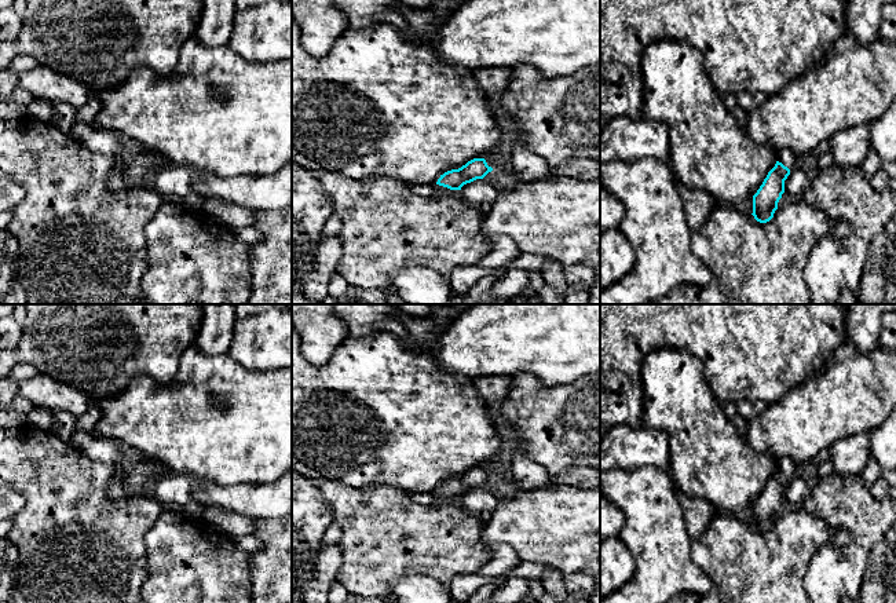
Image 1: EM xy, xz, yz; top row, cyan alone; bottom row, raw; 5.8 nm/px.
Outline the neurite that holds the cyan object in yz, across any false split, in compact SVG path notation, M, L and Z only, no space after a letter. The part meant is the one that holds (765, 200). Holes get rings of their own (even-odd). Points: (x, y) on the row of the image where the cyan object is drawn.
M785 150L778 154L775 167L768 172L762 184L753 195L753 216L760 223L767 223L774 218L778 202L785 193L785 180L790 171L797 167L797 157Z

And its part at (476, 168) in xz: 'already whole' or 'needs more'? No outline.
needs more

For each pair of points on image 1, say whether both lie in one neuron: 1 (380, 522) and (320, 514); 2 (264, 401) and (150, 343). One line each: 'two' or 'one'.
1: two
2: two

